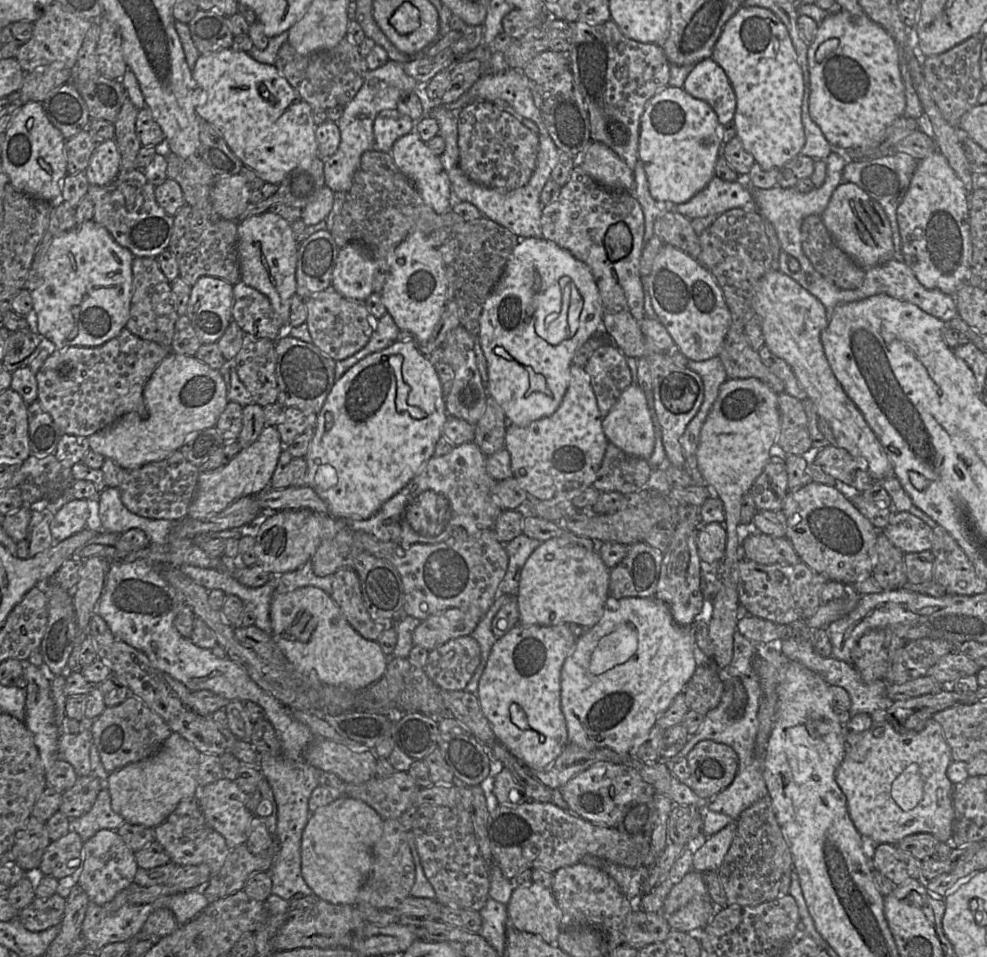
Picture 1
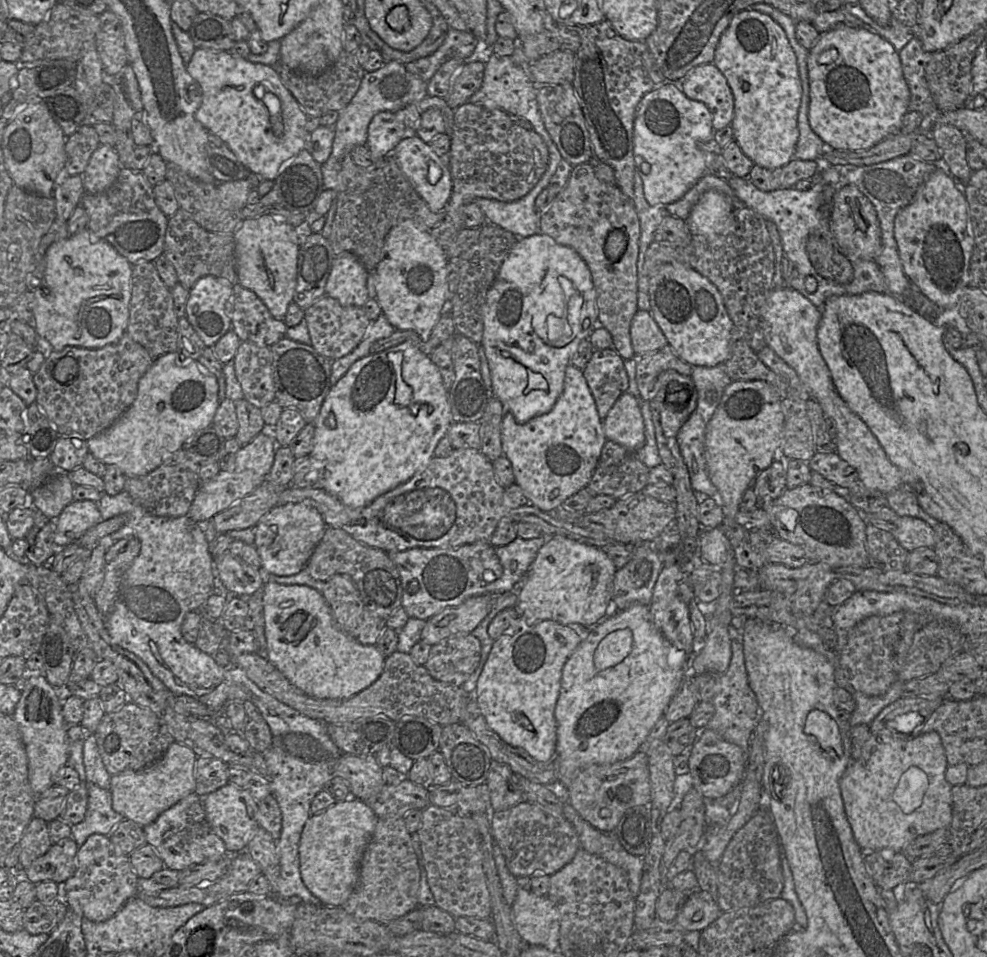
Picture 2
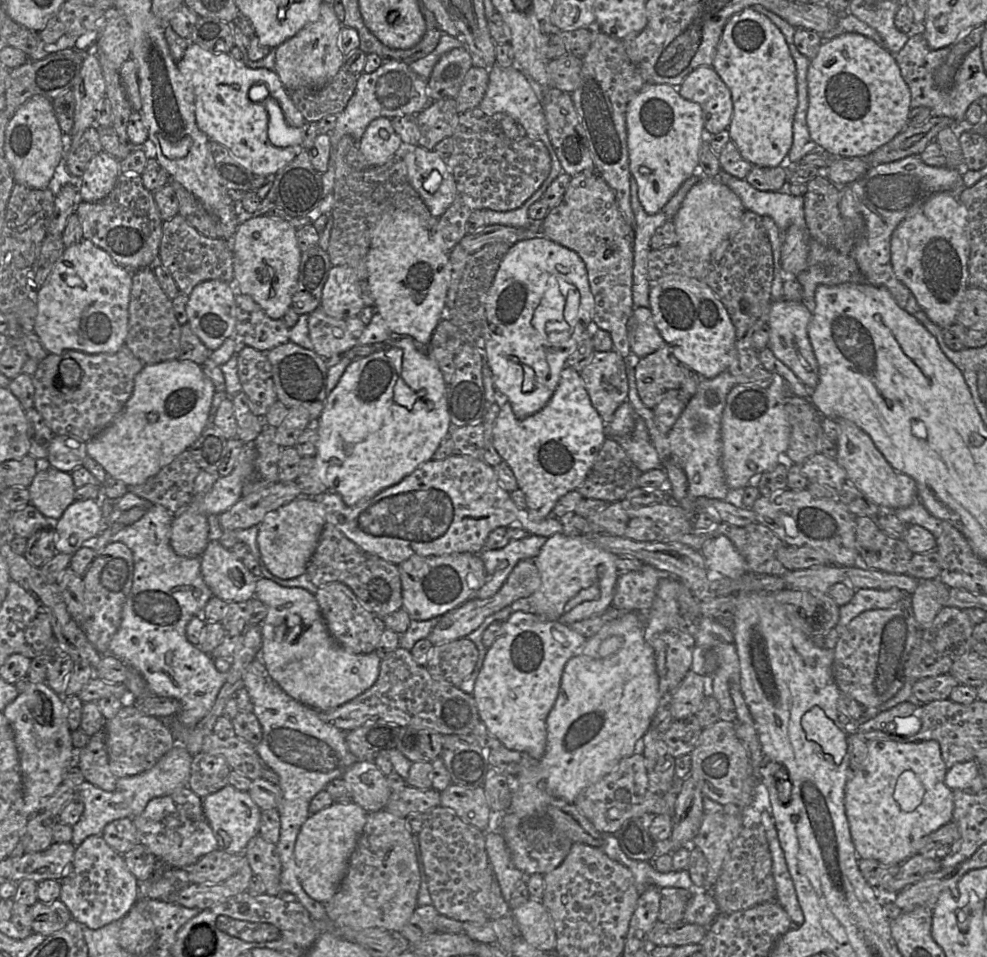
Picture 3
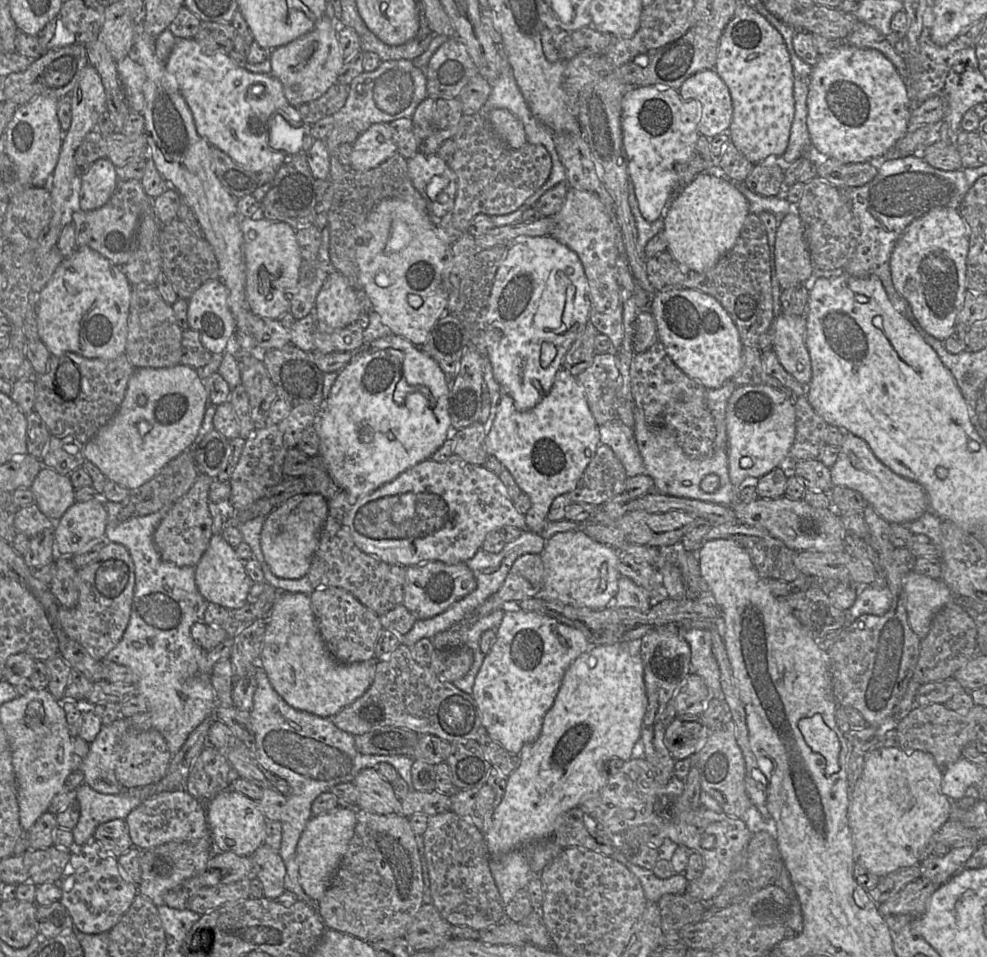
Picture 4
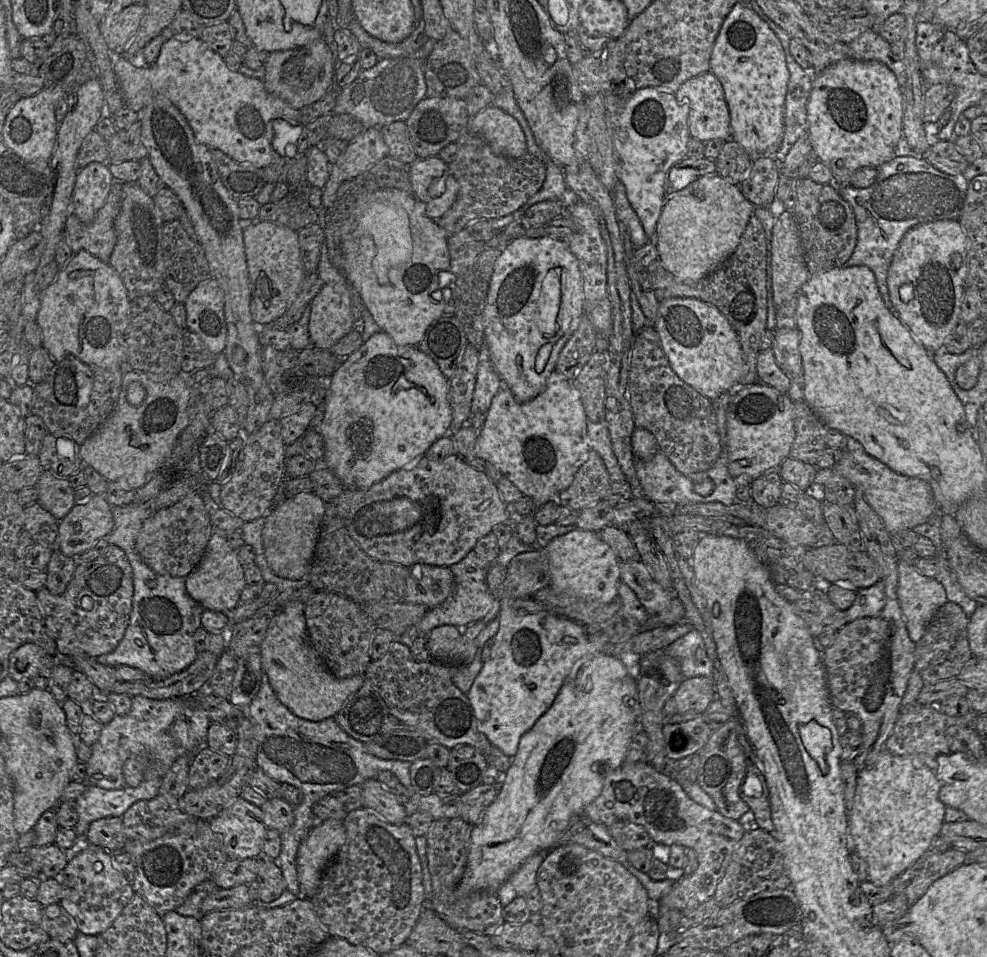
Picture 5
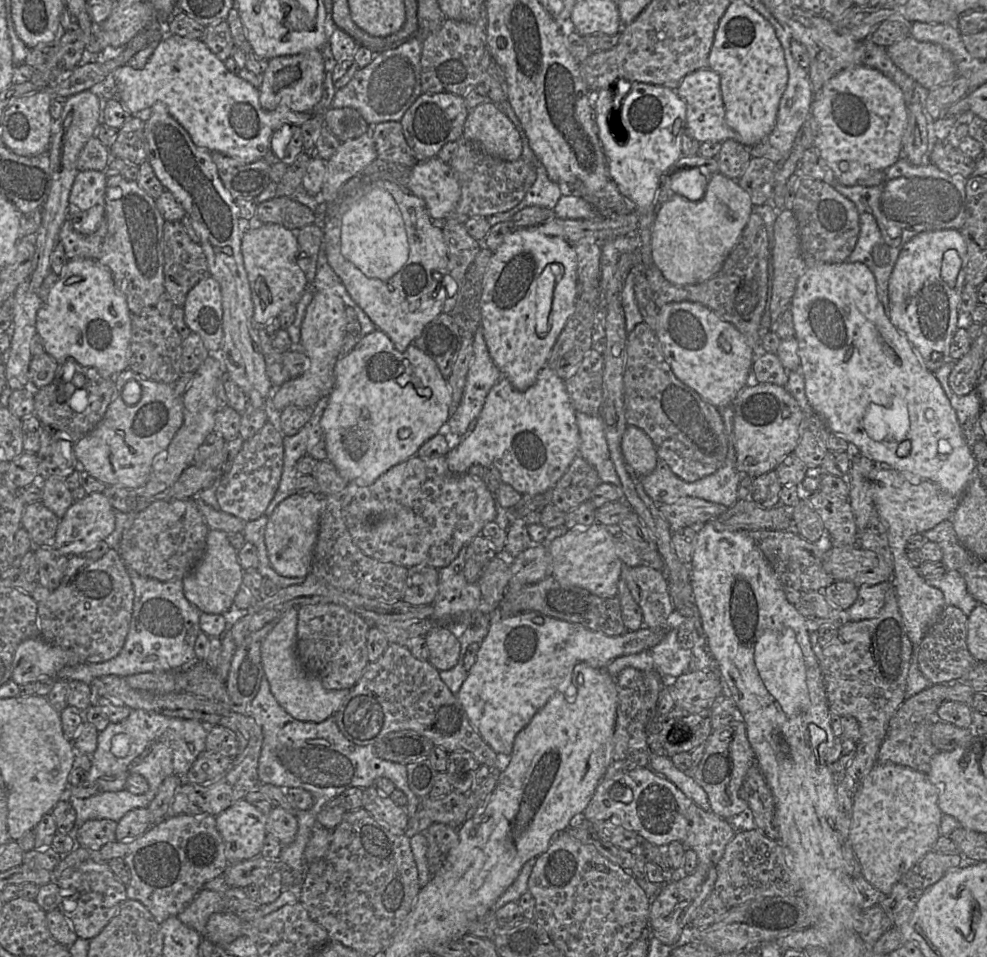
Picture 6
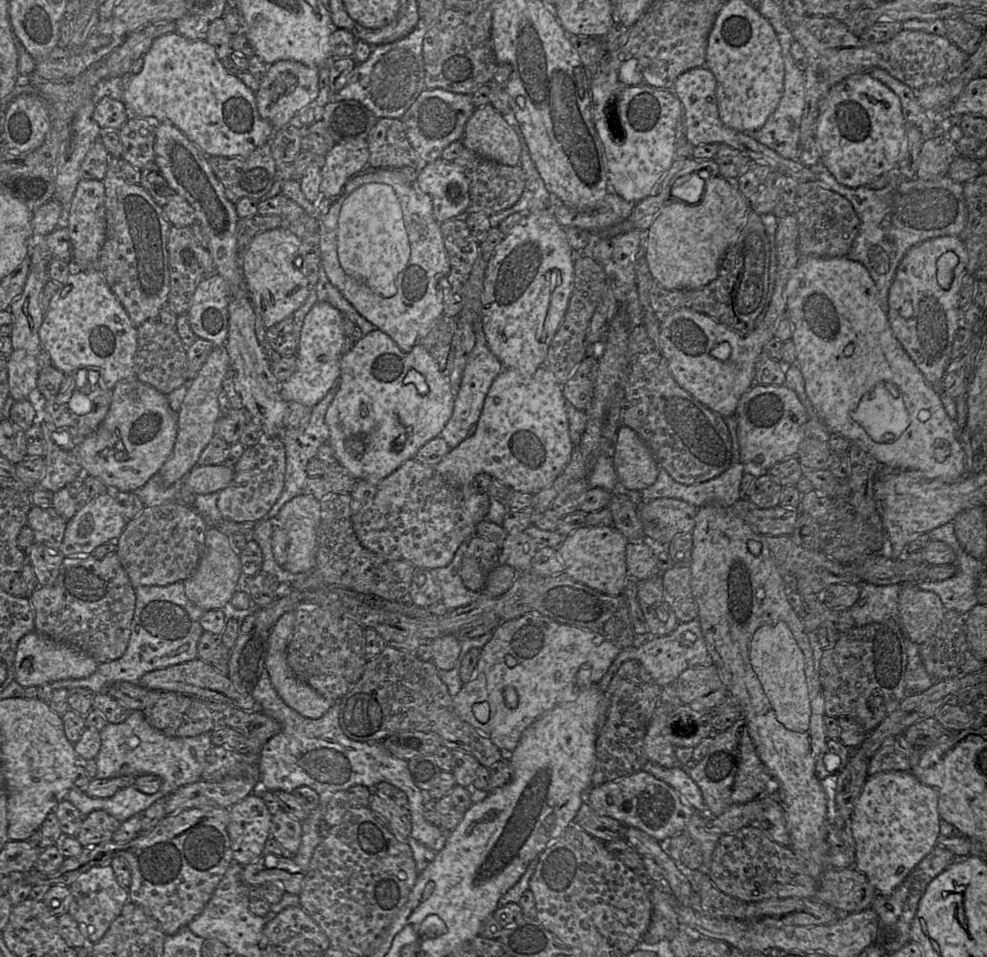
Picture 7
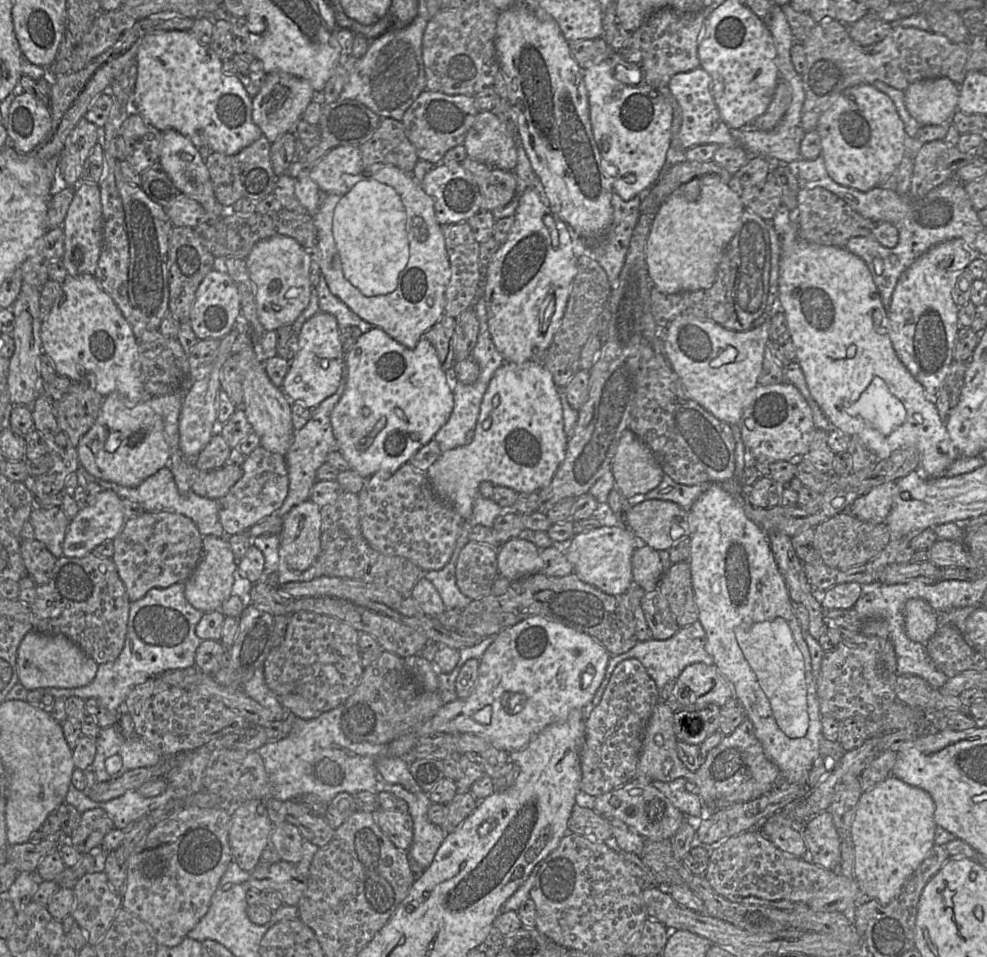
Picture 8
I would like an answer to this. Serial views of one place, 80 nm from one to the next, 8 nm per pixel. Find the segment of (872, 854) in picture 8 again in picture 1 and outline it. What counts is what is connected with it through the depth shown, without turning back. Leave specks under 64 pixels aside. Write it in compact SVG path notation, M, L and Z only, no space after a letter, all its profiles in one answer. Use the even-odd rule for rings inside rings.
M932 718L926 721L926 724L921 731L907 731L905 733L895 731L893 726L886 721L872 722L870 729L854 736L854 745L850 745L845 741L845 755L836 770L836 782L846 796L848 813L858 833L861 836L870 837L878 844L896 845L905 836L917 833L929 833L939 842L950 843L952 822L954 818L954 809L952 804L953 784L948 779L946 771L951 762L951 749L945 740L942 727Z

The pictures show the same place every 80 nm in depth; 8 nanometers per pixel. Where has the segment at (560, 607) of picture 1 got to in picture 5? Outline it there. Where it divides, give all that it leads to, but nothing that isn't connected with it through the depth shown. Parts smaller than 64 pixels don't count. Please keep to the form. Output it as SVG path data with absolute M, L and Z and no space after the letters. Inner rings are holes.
M577 528L555 537L545 548L551 582L561 592L583 599L608 603L616 599L621 561L598 532Z

